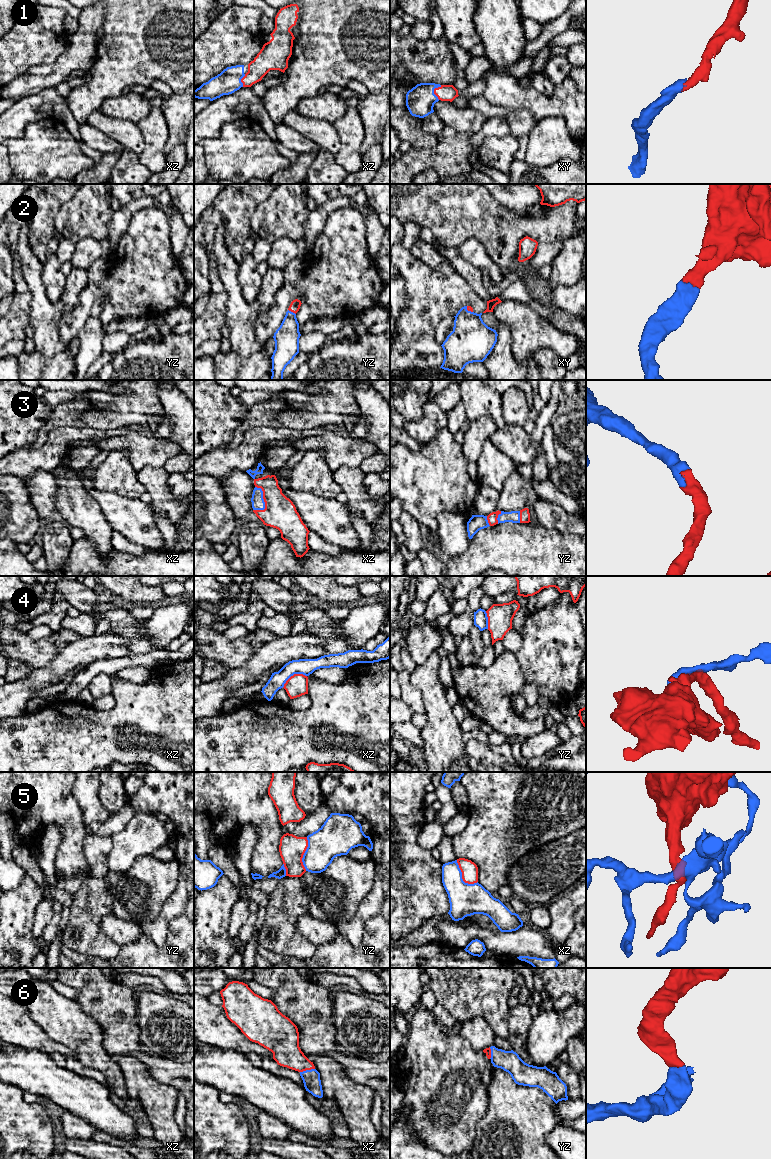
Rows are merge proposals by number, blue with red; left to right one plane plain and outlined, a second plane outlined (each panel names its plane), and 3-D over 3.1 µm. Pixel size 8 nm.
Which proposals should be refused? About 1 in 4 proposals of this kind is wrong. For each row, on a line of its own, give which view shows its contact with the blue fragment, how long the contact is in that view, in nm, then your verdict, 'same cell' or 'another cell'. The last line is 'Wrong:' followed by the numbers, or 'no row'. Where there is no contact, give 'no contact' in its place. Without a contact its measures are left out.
1: contact in xy; length 120 nm; same cell
2: contact in yz; length 80 nm; same cell
3: contact in xz; length 220 nm; same cell
4: contact in xz; length 220 nm; another cell
5: contact in xz; length 260 nm; another cell
6: contact in xz; length 120 nm; same cell
Wrong: 4, 5

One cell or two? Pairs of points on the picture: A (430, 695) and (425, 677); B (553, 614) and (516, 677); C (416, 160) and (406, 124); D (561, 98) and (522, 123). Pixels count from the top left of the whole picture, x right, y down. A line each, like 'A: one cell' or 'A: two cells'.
A: one cell
B: two cells
C: two cells
D: two cells

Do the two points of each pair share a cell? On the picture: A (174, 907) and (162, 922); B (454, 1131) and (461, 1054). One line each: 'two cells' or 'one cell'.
A: one cell
B: one cell

